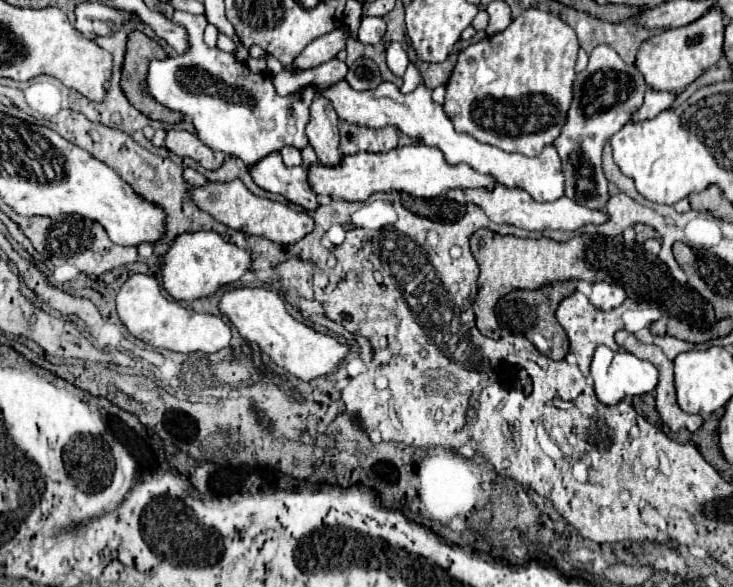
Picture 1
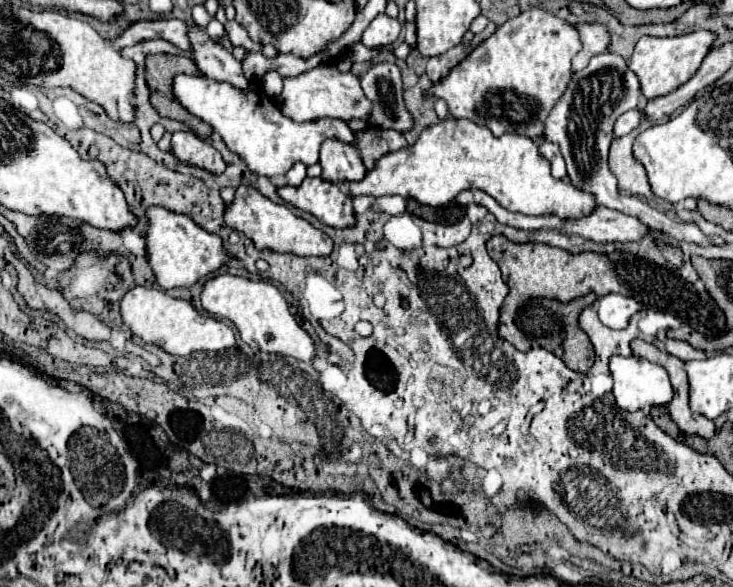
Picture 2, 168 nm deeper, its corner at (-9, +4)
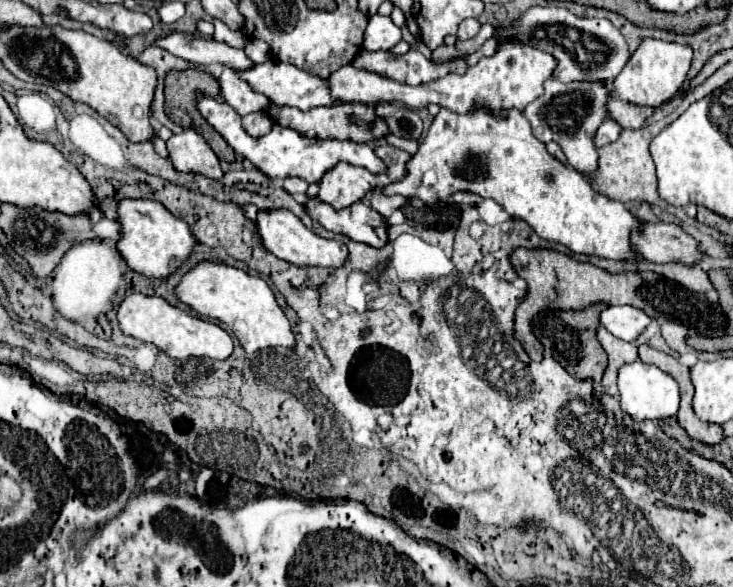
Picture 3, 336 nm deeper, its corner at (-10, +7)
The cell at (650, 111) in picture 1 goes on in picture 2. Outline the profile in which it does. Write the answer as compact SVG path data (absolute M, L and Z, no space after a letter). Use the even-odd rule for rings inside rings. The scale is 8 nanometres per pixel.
M635 108L635 110L629 110L625 112L623 116L617 118L615 126L613 126L613 136L615 138L621 138L625 134L629 134L633 128L637 128L641 122L641 108Z

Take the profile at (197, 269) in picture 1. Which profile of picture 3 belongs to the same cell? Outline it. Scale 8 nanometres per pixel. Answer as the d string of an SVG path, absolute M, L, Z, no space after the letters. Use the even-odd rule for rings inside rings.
M126 199L118 205L122 239L118 241L118 251L128 263L130 269L146 275L146 277L170 277L174 275L182 263L194 253L198 239L194 237L190 225L178 217L174 217L162 203L148 199Z

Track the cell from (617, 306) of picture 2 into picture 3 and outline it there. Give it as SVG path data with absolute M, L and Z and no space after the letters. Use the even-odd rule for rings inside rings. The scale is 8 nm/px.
M610 305L602 311L600 323L618 339L634 341L644 327L650 323L650 317L632 305Z

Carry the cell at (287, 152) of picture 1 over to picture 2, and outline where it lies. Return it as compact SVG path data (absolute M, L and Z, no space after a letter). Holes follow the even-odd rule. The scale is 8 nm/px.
M299 164L297 168L291 168L287 174L285 174L285 184L287 186L297 186L297 184L301 184L301 180L305 180L305 166L301 168L303 164Z

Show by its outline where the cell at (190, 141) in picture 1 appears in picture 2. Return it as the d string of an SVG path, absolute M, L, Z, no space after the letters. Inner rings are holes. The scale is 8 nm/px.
M175 132L171 140L171 152L177 156L179 162L187 166L197 166L203 168L211 174L223 174L225 172L225 162L221 154L205 140L197 138L193 132Z

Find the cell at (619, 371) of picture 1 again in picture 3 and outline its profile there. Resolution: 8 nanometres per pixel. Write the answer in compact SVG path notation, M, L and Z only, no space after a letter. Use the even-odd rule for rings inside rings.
M640 359L634 363L622 365L618 371L618 389L620 389L622 411L626 411L636 421L666 419L678 413L678 401L680 401L678 383L656 365L648 365Z

